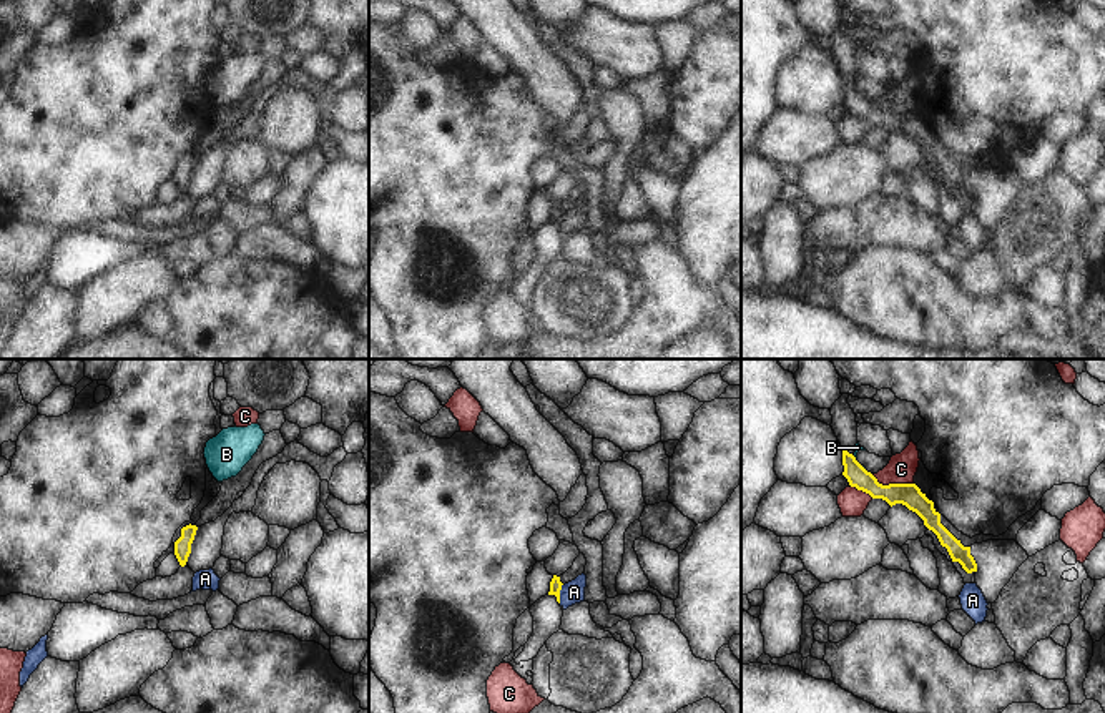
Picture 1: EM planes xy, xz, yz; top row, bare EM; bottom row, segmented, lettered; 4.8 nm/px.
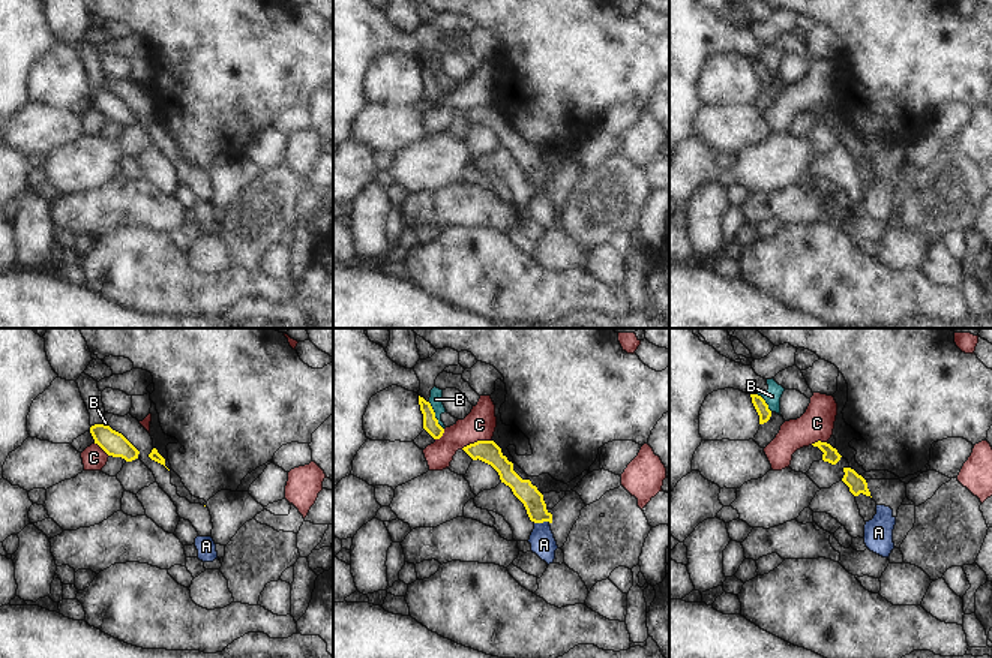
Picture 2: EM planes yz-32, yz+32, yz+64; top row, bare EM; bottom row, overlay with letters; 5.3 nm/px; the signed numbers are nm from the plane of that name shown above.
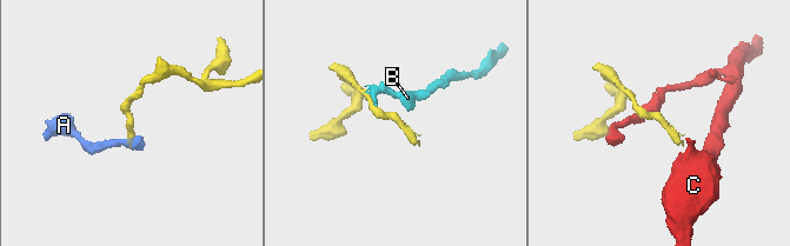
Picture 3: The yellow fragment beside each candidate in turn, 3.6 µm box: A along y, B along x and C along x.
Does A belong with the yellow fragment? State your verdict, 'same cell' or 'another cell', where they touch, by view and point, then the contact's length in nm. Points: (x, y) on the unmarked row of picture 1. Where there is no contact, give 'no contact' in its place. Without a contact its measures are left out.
another cell; meets yellow in xz at (559, 221); contact 100 nm long

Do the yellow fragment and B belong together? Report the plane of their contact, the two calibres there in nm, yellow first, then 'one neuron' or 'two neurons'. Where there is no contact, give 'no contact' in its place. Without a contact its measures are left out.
yz | 110/20 nm | two neurons

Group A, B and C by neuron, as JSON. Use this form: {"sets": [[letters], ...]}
{"sets": [["A"], ["B"], ["C"]]}

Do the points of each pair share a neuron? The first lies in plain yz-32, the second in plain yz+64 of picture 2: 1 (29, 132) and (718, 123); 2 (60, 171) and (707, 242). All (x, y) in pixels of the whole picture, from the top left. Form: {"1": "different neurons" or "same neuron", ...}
{"1": "same neuron", "2": "different neurons"}

